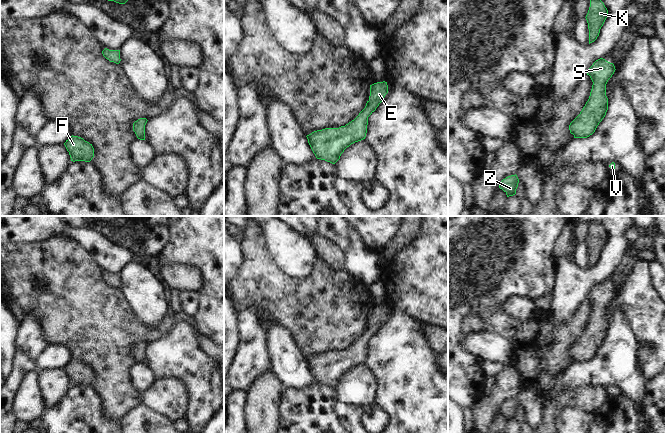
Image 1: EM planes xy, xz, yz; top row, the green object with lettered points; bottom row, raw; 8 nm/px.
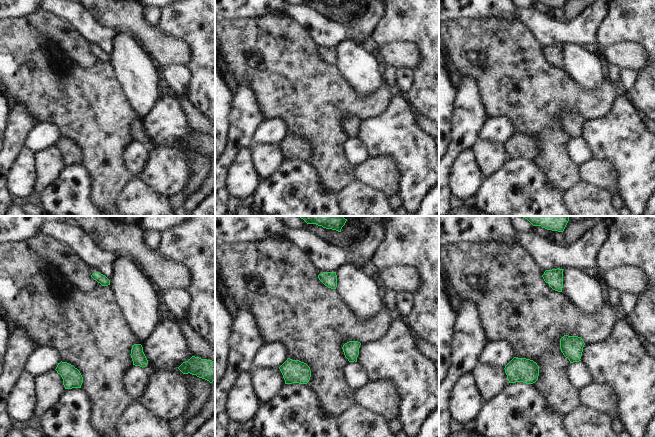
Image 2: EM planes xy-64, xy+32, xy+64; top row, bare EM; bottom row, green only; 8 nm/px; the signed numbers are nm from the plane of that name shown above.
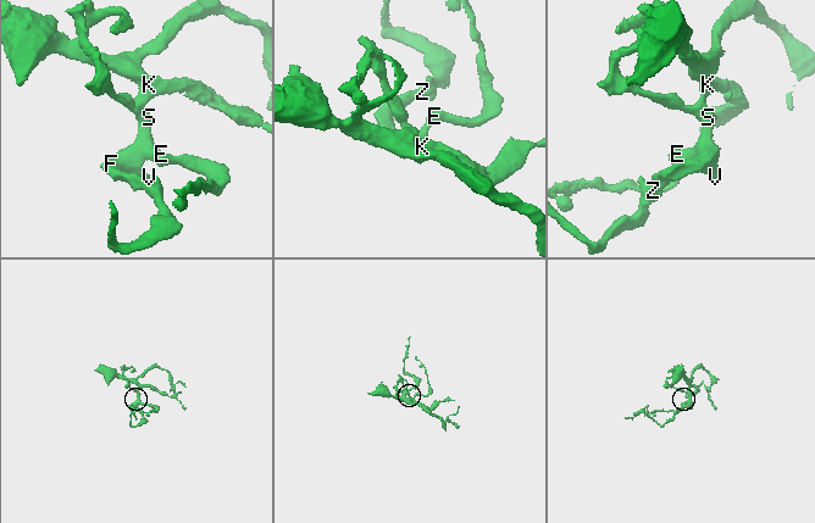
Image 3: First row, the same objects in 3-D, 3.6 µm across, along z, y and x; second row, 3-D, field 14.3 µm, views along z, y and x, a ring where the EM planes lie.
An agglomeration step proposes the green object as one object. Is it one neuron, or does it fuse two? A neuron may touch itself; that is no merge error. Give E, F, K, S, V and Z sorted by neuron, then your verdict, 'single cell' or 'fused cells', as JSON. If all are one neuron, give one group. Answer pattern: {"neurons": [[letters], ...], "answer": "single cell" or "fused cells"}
{"neurons": [["E", "F", "K", "S", "V", "Z"]], "answer": "single cell"}

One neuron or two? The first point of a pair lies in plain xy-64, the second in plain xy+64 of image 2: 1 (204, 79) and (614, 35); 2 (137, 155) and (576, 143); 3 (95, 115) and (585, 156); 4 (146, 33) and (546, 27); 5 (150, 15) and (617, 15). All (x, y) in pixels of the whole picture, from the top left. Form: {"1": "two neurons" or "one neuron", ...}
{"1": "one neuron", "2": "one neuron", "3": "two neurons", "4": "two neurons", "5": "two neurons"}

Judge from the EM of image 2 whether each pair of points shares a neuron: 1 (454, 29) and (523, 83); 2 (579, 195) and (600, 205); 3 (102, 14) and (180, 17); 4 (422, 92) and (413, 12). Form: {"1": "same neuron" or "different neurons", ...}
{"1": "same neuron", "2": "same neuron", "3": "different neurons", "4": "same neuron"}

